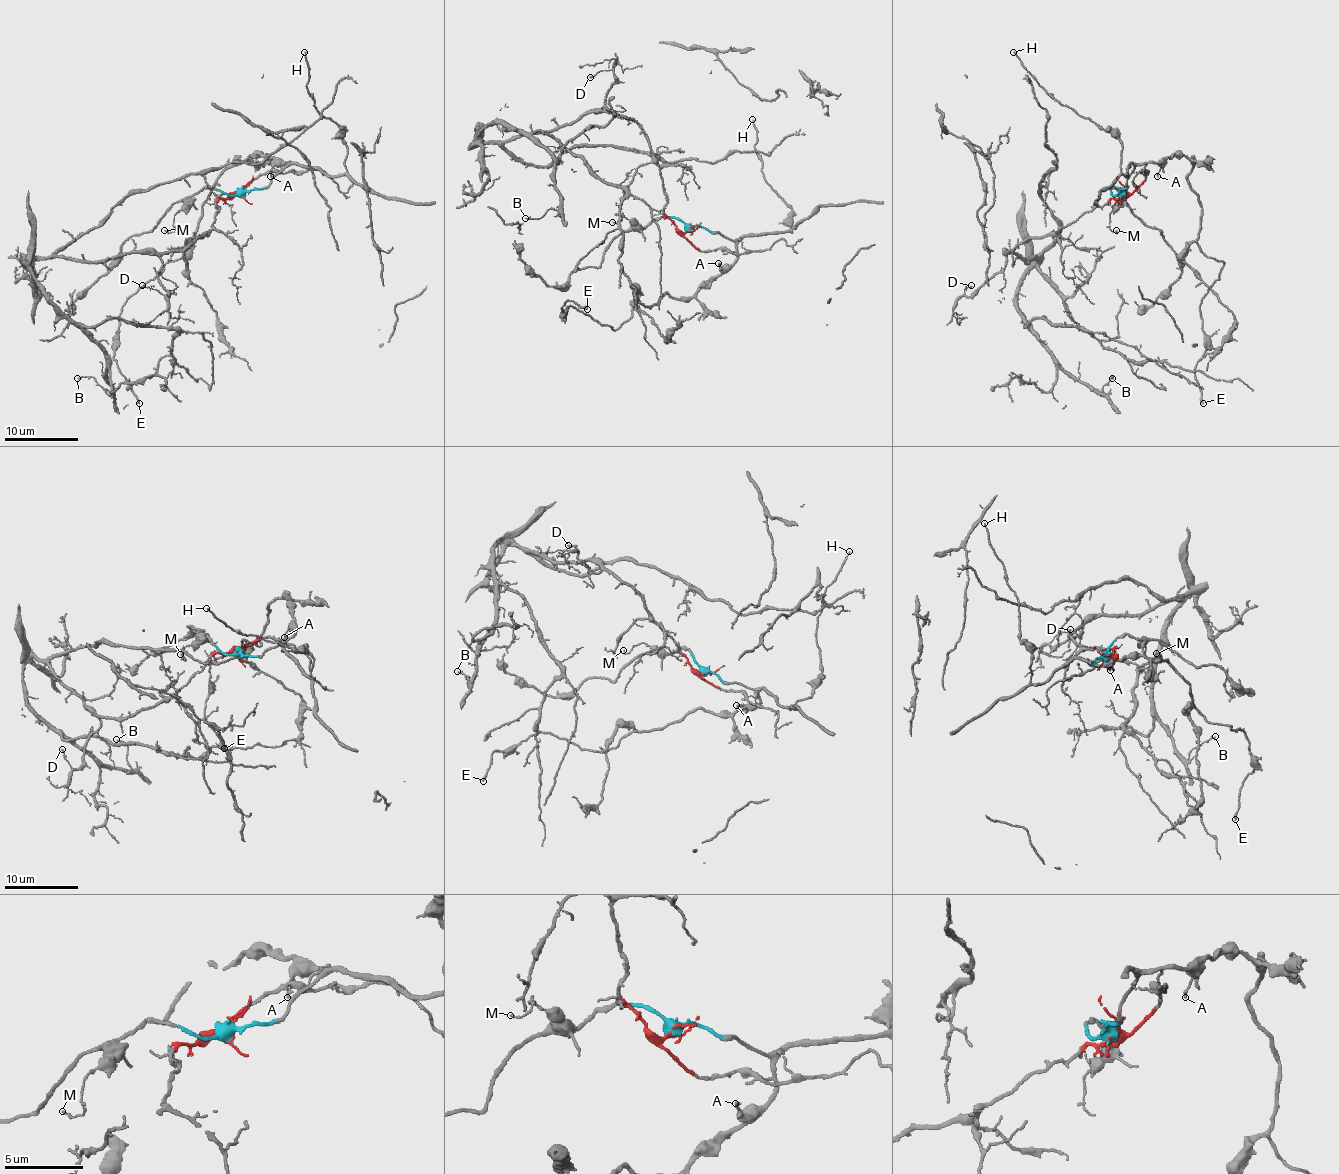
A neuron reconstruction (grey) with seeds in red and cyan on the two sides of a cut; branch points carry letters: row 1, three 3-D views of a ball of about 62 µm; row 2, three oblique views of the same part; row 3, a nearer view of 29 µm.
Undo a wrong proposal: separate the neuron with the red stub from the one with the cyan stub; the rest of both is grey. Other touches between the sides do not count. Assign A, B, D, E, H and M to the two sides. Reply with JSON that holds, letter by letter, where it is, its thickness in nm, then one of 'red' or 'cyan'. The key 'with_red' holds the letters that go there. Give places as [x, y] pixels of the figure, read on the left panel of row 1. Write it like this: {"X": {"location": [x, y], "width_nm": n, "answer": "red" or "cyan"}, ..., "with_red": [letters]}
{"A": {"location": [270, 176], "width_nm": 140, "answer": "cyan"}, "B": {"location": [77, 378], "width_nm": 130, "answer": "red"}, "D": {"location": [142, 285], "width_nm": 130, "answer": "red"}, "E": {"location": [139, 403], "width_nm": 220, "answer": "cyan"}, "H": {"location": [304, 52], "width_nm": 140, "answer": "cyan"}, "M": {"location": [164, 230], "width_nm": 120, "answer": "cyan"}, "with_red": ["B", "D"]}

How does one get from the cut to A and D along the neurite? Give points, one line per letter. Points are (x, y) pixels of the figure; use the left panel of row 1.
A: (239, 194), (260, 189), (289, 163), (273, 167), (271, 176)
D: (239, 194), (215, 204), (212, 228), (202, 237), (160, 257), (158, 281), (165, 296), (141, 285)

